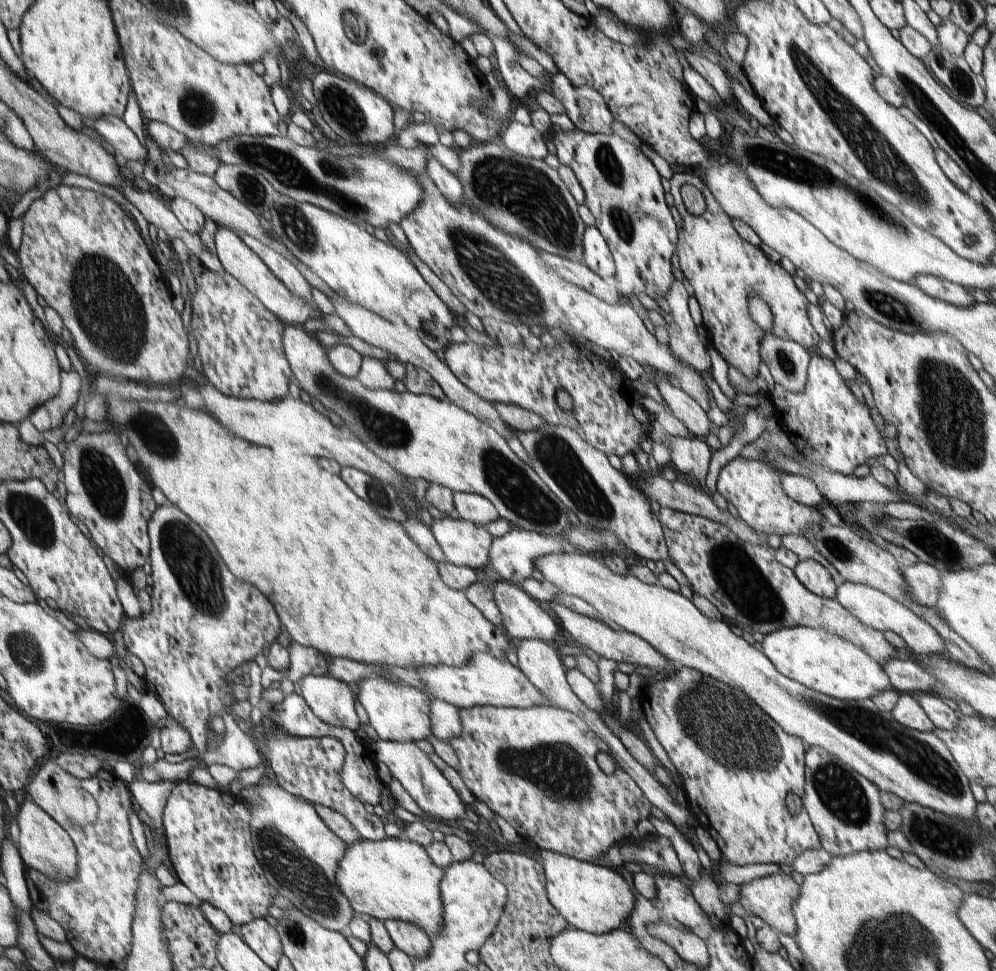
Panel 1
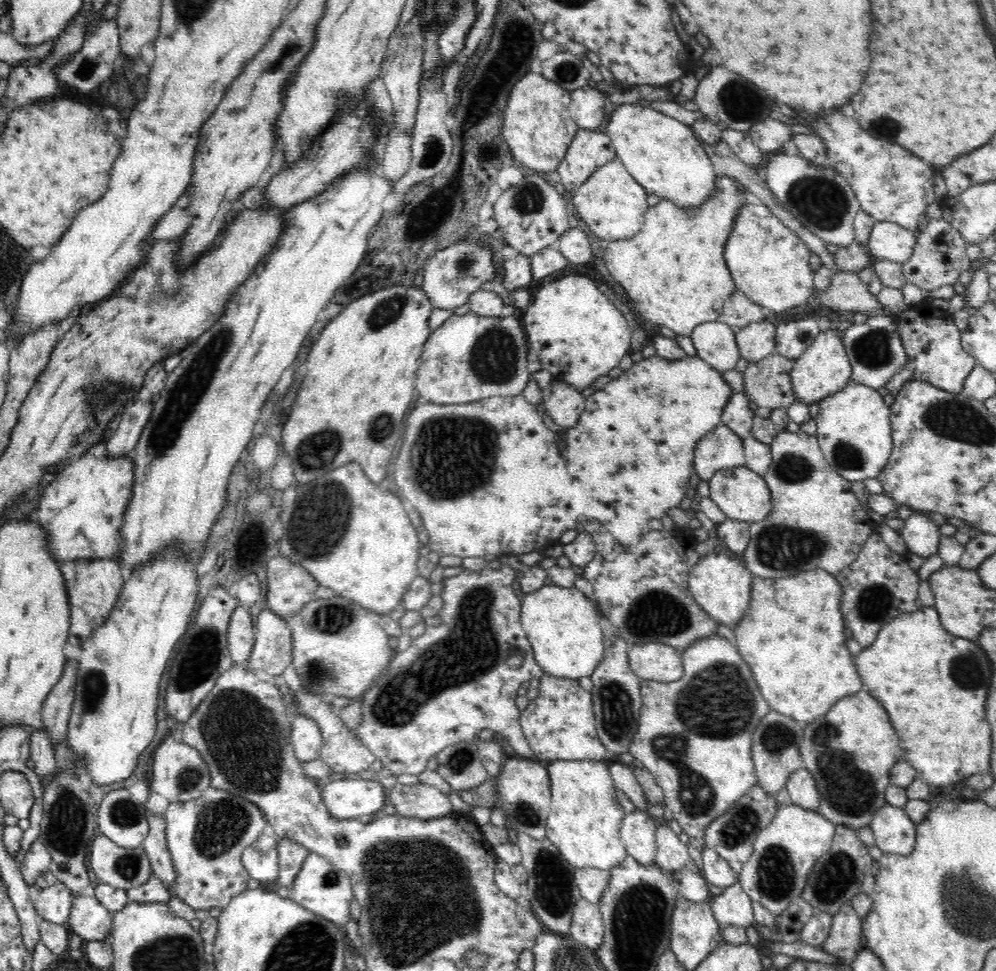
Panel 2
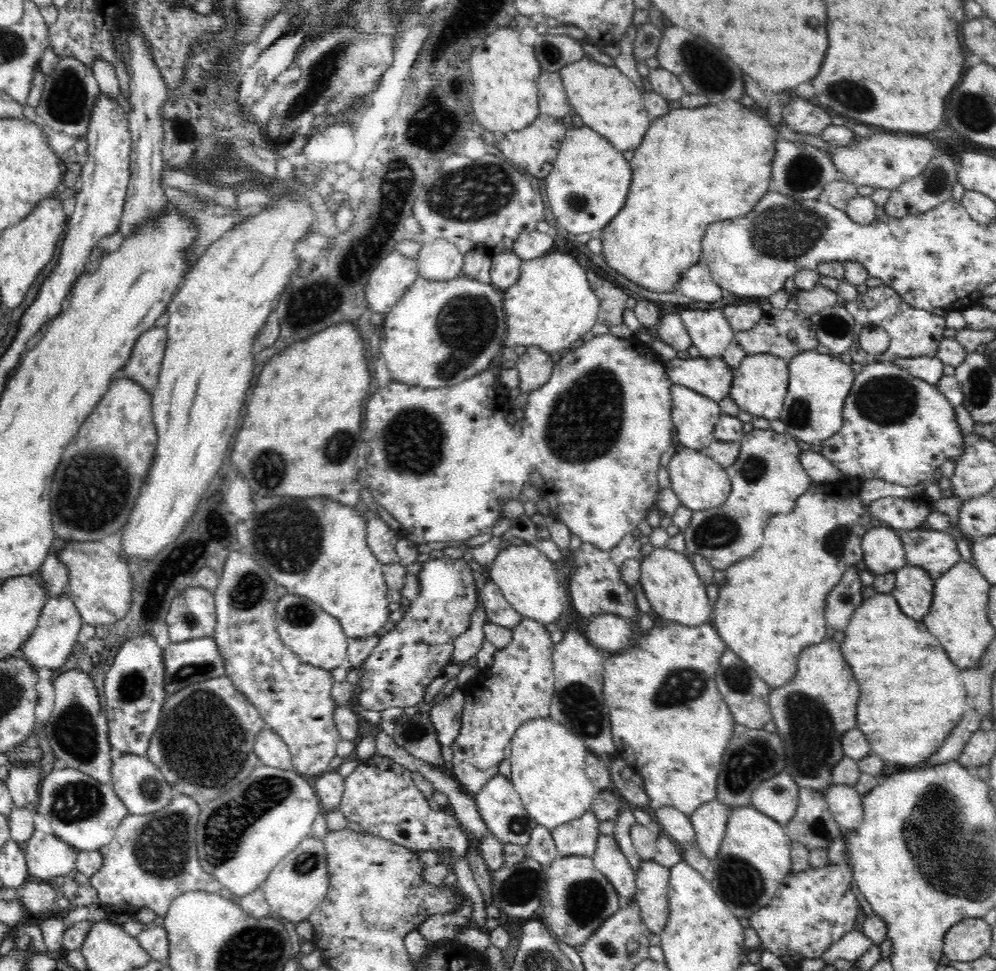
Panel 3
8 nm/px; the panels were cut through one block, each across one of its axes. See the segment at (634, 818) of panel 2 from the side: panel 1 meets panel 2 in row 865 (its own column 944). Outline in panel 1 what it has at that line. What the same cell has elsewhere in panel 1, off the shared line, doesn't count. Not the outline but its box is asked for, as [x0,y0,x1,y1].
[835,582,945,656]

